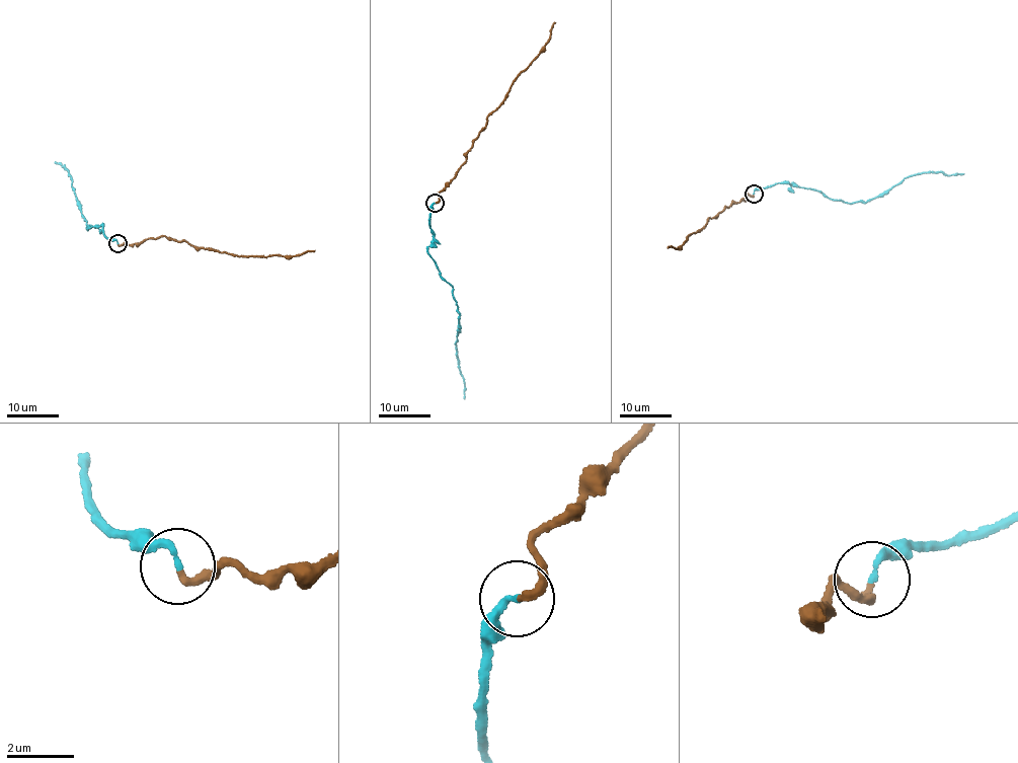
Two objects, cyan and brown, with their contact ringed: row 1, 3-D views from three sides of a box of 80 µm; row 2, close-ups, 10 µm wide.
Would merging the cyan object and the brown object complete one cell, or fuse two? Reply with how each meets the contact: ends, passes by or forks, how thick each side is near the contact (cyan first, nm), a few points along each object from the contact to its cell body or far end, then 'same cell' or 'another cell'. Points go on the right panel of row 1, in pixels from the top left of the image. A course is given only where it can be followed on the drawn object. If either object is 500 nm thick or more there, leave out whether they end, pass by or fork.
cyan ends there; brown ends there; 180 nm thick on the cyan side, 240 nm on the other; cyan runs (753, 193), (755, 189), (786, 183), (821, 192), (848, 203), (882, 197), (914, 174), (932, 171), (963, 174); brown runs (753, 194), (731, 203), (687, 237), (678, 249), (668, 247); same cell

